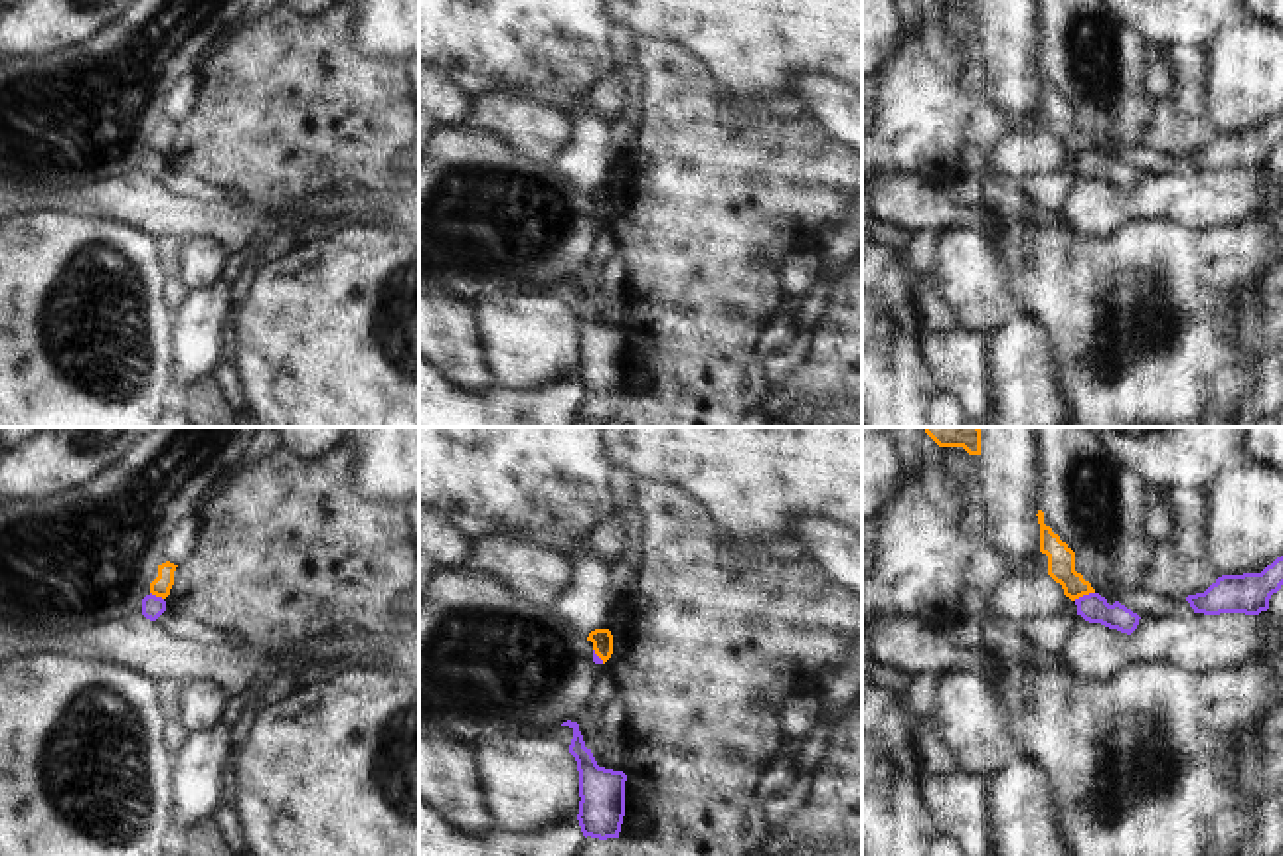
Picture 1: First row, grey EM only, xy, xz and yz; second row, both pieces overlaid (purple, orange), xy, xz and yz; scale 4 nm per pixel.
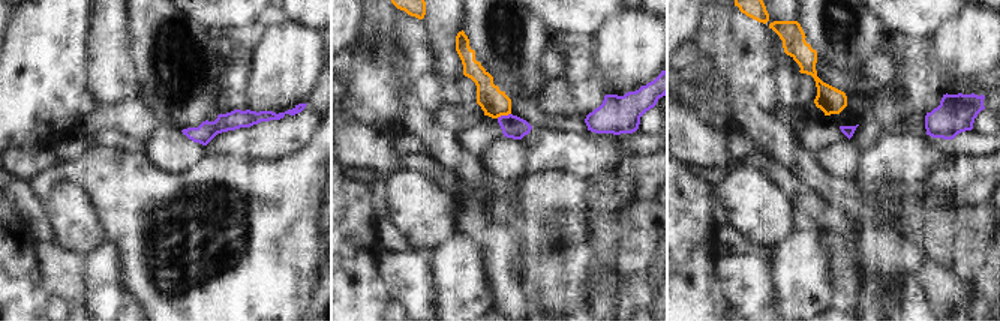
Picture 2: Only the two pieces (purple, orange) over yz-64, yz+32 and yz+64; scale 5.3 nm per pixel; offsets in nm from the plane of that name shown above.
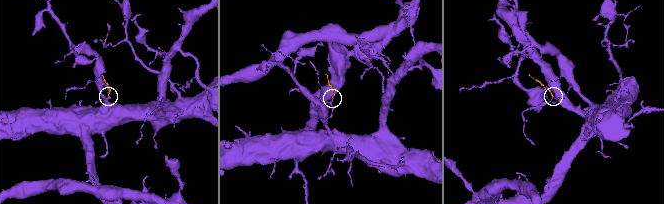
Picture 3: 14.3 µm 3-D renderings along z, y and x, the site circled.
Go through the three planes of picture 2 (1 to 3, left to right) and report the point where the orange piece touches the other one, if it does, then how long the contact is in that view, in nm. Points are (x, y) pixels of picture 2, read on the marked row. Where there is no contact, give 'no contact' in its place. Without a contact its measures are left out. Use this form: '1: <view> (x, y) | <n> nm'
1: no contact
2: yz+32 (502, 116) | 80 nm
3: no contact

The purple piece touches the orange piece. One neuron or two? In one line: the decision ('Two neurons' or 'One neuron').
Two neurons

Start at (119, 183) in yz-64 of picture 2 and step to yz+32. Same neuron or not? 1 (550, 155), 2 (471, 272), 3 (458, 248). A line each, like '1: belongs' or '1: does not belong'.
1: does not belong
2: does not belong
3: does not belong

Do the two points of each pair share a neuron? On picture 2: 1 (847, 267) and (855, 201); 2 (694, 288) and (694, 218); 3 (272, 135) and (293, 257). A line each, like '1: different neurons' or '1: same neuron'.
1: different neurons
2: same neuron
3: different neurons

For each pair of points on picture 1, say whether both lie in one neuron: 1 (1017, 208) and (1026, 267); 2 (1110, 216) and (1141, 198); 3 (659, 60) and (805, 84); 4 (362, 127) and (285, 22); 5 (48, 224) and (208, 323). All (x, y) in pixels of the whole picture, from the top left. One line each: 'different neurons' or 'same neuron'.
1: different neurons
2: different neurons
3: different neurons
4: same neuron
5: different neurons

